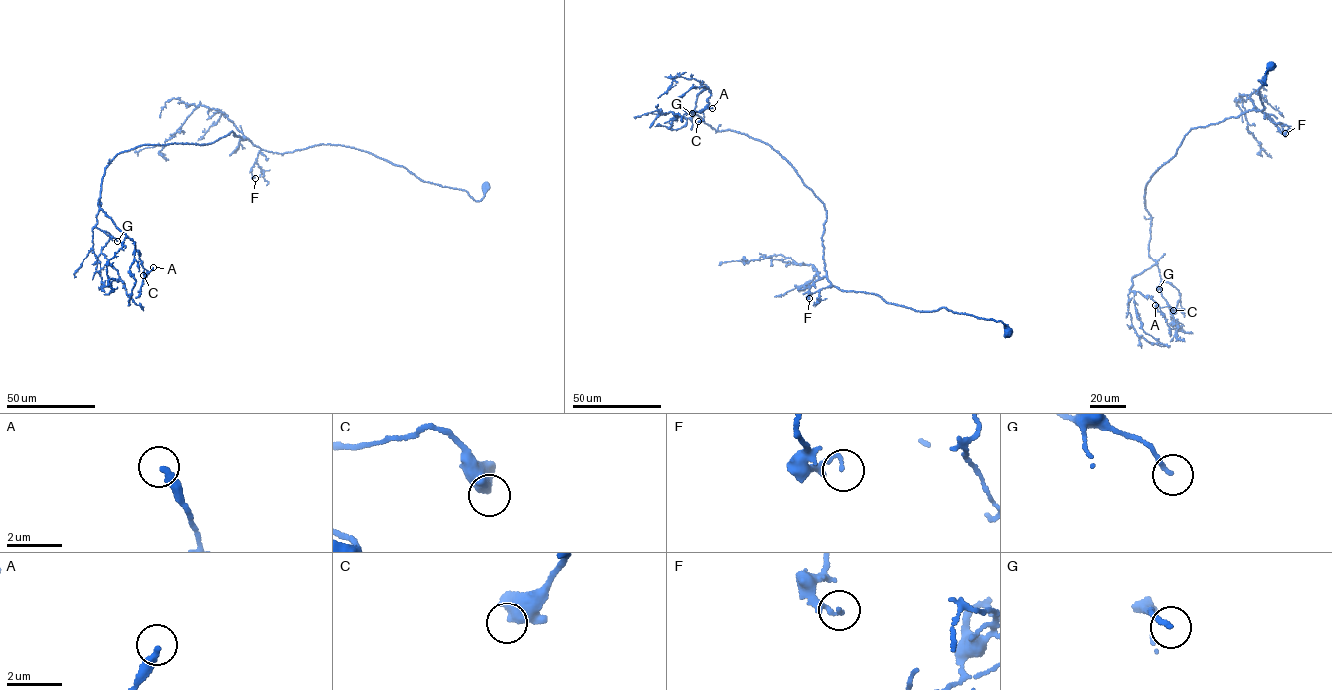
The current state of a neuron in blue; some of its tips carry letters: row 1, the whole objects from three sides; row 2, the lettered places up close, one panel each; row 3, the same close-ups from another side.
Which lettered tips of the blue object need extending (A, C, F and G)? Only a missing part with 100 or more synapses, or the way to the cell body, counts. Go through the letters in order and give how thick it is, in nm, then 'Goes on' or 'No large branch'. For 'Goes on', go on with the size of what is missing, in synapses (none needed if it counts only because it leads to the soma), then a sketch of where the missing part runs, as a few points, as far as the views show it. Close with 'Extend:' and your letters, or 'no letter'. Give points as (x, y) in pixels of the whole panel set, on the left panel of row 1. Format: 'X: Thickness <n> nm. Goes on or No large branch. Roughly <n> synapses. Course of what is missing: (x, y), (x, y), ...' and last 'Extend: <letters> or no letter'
A: Thickness 320 nm. No large branch
C: Thickness 600 nm. No large branch
F: Thickness 120 nm. No large branch
G: Thickness 170 nm. No large branch
Extend: no letter

